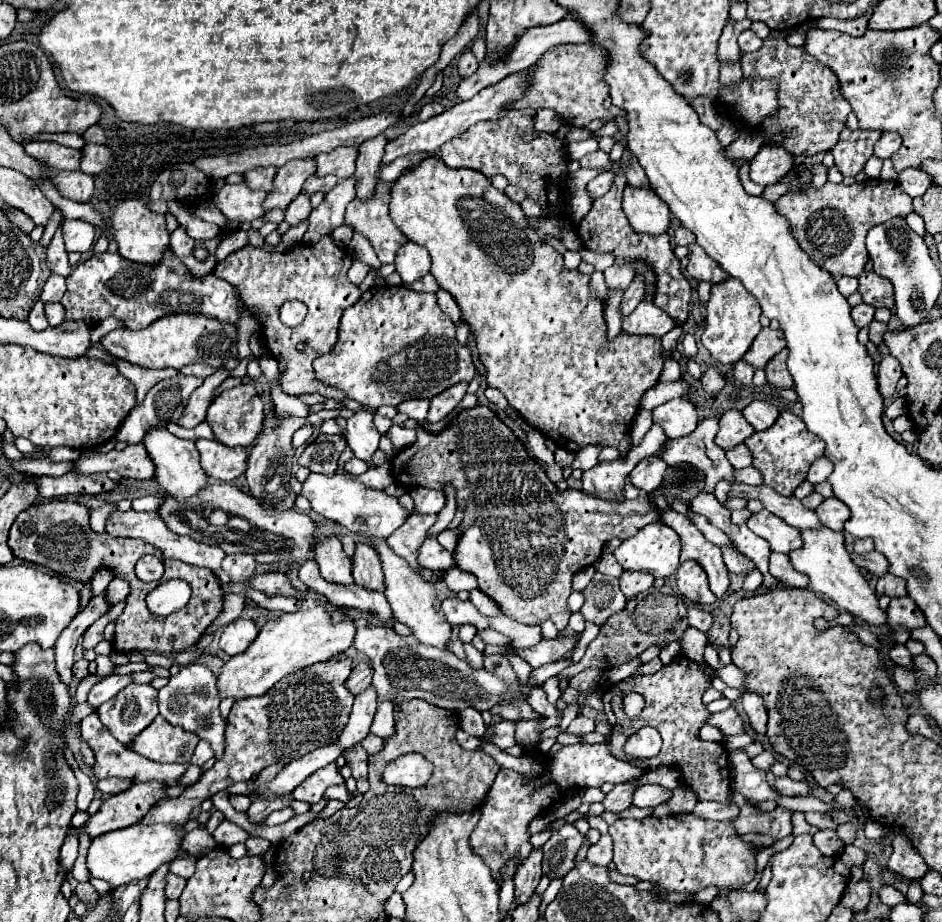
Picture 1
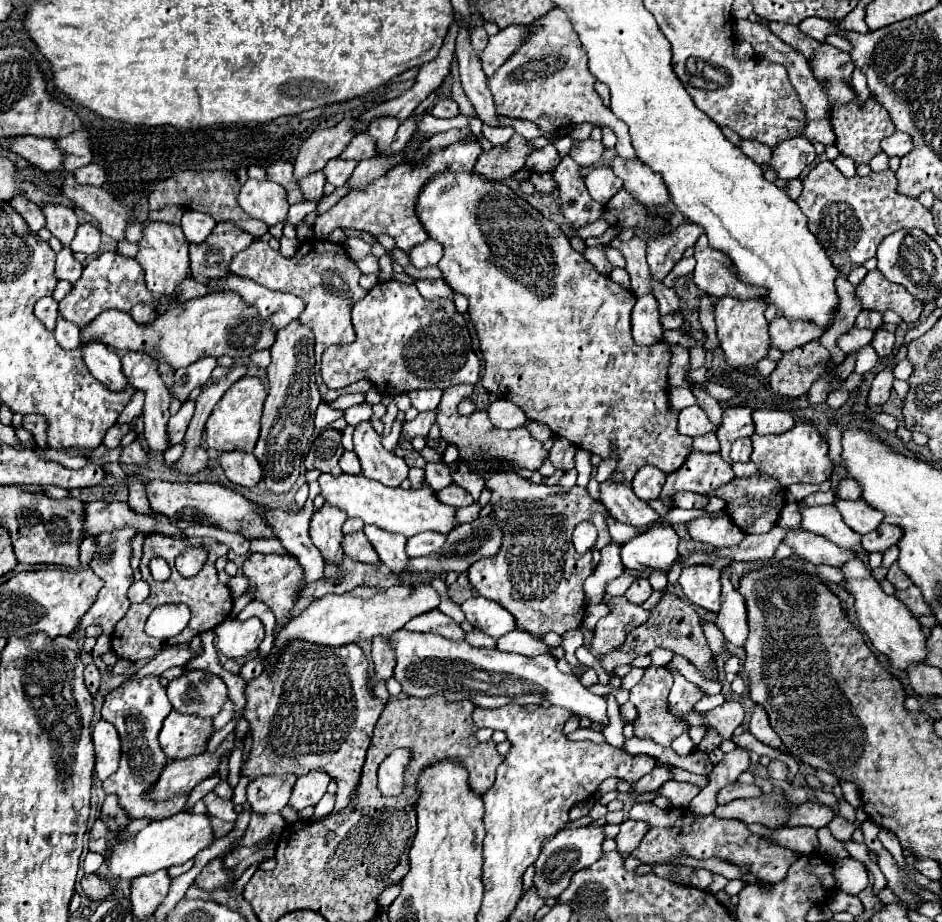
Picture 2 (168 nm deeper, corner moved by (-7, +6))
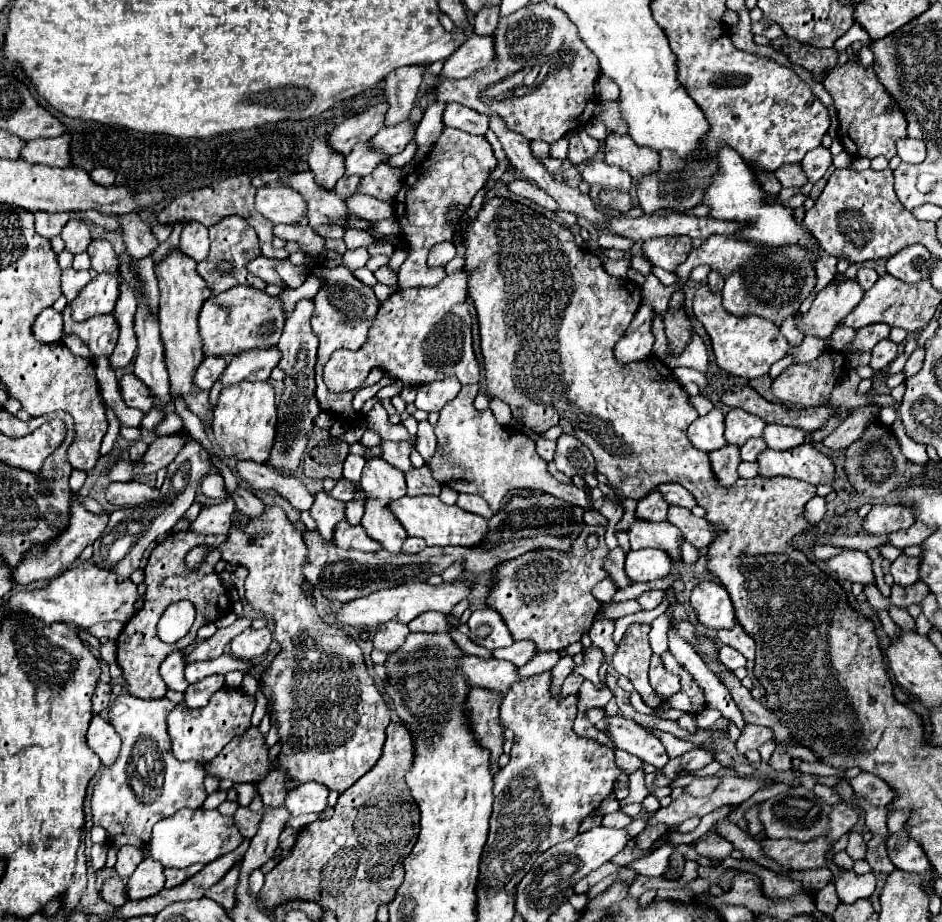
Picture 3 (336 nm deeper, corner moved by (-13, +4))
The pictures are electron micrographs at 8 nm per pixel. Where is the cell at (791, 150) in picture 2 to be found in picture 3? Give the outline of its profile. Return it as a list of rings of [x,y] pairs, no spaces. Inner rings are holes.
[[[818,146],[818,148],[814,148],[814,150],[810,150],[806,156],[804,156],[804,160],[802,160],[802,170],[804,170],[804,174],[808,176],[808,182],[818,182],[824,174],[826,174],[826,170],[832,166],[832,154],[830,154],[830,150],[828,148],[824,148],[824,146]]]

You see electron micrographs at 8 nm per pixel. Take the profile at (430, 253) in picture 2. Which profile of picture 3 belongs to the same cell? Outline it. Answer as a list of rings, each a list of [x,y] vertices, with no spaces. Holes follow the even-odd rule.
[[[440,242],[440,244],[432,246],[430,256],[428,256],[428,264],[430,266],[446,266],[454,256],[456,256],[454,244],[452,242]]]

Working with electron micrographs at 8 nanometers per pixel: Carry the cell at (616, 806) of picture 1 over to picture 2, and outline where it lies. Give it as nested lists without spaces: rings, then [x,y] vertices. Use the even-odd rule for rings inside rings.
[[[656,766],[650,774],[642,776],[636,784],[632,784],[632,790],[628,792],[632,798],[640,796],[640,794],[646,794],[646,792],[654,792],[658,790],[666,780],[670,780],[670,768],[668,766]]]

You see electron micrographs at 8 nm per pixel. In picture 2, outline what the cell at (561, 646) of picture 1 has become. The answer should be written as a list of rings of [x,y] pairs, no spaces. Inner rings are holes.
[[[512,630],[508,634],[504,634],[498,644],[498,650],[502,652],[514,652],[514,654],[522,654],[522,656],[538,656],[538,654],[552,654],[552,648],[548,644],[544,644],[542,640],[530,636],[524,630]]]

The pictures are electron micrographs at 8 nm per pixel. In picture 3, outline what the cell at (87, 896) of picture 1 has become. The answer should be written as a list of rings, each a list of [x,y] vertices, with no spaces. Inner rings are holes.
[[[114,876],[114,878],[104,880],[104,888],[102,888],[100,896],[102,896],[108,904],[112,904],[112,906],[122,906],[122,904],[128,900],[128,896],[126,896],[126,886],[124,886],[122,878]]]

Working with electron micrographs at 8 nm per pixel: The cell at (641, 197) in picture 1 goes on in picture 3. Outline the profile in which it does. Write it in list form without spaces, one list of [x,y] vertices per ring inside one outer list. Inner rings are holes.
[[[608,132],[604,140],[604,160],[630,172],[634,180],[658,168],[658,154],[650,152],[650,148],[638,148],[638,144],[630,140],[630,134],[620,136],[616,132]]]

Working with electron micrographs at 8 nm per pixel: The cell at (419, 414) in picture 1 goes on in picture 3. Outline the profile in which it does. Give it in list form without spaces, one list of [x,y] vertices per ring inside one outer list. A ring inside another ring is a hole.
[[[436,380],[434,384],[424,384],[422,388],[418,388],[418,396],[414,404],[416,408],[426,412],[438,412],[446,402],[458,396],[460,388],[462,384],[458,384],[458,380]]]

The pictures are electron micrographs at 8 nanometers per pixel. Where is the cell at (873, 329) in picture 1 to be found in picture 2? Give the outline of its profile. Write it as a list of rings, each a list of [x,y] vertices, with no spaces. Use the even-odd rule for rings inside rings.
[[[878,328],[874,332],[874,340],[872,340],[872,346],[874,350],[878,352],[878,356],[890,356],[892,350],[894,350],[894,334],[884,330],[884,328]]]

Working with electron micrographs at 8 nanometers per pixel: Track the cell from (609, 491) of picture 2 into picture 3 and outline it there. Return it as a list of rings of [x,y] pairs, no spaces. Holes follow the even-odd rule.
[[[634,520],[632,528],[628,530],[632,550],[640,548],[660,548],[668,552],[672,564],[682,562],[682,532],[670,522],[644,522]]]

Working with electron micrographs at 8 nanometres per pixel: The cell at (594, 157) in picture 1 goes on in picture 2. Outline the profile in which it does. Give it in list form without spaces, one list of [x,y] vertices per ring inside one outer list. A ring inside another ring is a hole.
[[[582,140],[582,142],[576,142],[574,148],[570,150],[570,156],[584,168],[588,166],[594,166],[604,154],[604,144],[602,142],[596,142],[596,140]]]

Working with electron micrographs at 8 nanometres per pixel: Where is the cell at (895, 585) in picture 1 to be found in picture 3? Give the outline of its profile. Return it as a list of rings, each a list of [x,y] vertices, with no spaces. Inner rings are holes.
[[[906,554],[898,556],[890,566],[890,574],[894,576],[894,582],[900,586],[914,584],[918,580],[918,570],[920,570],[920,560]]]

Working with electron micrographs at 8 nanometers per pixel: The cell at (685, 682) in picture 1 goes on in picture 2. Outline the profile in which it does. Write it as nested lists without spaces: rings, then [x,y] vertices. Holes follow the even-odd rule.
[[[650,666],[642,678],[642,682],[638,682],[632,690],[630,690],[630,702],[634,702],[638,716],[634,720],[634,736],[638,738],[650,738],[652,742],[660,744],[660,746],[670,746],[674,738],[678,738],[684,730],[688,730],[688,722],[684,718],[678,718],[670,712],[670,704],[668,704],[668,692],[670,686],[674,682],[674,676],[668,668],[662,666]]]

